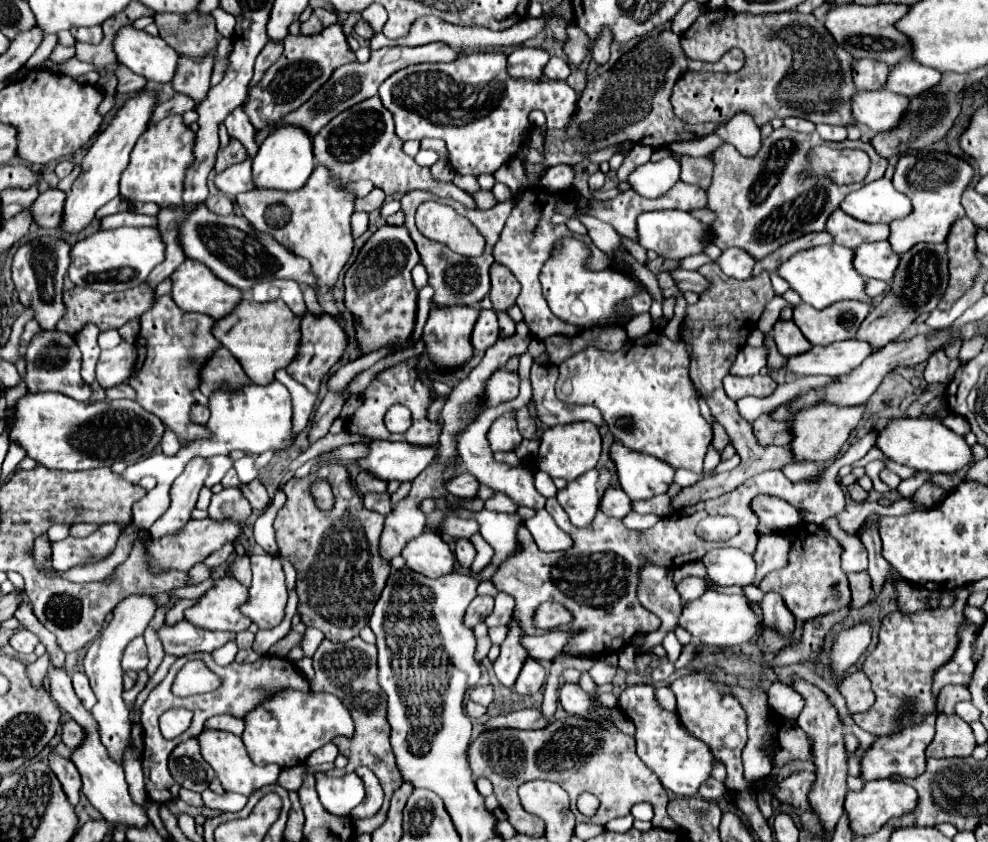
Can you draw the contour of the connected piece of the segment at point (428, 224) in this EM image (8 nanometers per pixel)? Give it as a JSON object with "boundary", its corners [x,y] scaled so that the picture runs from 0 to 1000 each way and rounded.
{"boundary":[[[429,240],[421,251],[421,268],[432,283],[451,290],[457,298],[466,299],[466,302],[474,302],[474,283],[472,279],[484,279],[484,273],[466,257],[459,247],[443,240]]]}

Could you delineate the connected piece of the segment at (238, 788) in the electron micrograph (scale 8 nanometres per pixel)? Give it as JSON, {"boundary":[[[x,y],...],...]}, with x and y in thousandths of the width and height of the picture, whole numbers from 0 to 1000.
{"boundary":[[[206,865],[200,872],[200,881],[202,881],[204,900],[217,912],[221,926],[225,929],[227,938],[231,938],[231,941],[241,941],[241,943],[253,945],[259,936],[265,936],[269,931],[277,931],[281,926],[283,910],[281,907],[271,907],[271,910],[255,907],[255,903],[251,898],[243,874],[237,874],[233,869],[225,869],[225,867],[211,867],[211,865]]]}

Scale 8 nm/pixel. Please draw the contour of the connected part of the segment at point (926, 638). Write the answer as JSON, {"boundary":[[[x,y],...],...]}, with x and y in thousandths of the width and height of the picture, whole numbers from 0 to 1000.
{"boundary":[[[970,698],[966,717],[947,724],[929,724],[925,729],[903,727],[893,736],[889,753],[889,767],[877,779],[872,791],[874,800],[883,810],[887,834],[881,843],[862,848],[864,857],[881,872],[905,869],[911,860],[925,860],[935,850],[935,846],[945,843],[945,831],[941,824],[943,798],[951,789],[960,786],[968,770],[968,746],[976,734],[976,720],[980,713],[980,698]]]}

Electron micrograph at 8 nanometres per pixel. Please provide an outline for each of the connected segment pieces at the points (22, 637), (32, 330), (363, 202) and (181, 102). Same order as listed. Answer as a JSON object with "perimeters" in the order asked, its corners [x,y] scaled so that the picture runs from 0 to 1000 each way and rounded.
{"perimeters":[[[[22,748],[22,751],[18,751],[18,753],[14,753],[14,755],[10,758],[10,767],[12,767],[16,774],[20,774],[20,777],[32,777],[32,774],[34,774],[34,767],[36,767],[38,762],[40,762],[38,755],[32,753],[30,748]]],[[[32,380],[32,382],[28,382],[26,387],[24,387],[24,397],[22,397],[22,409],[20,409],[20,420],[24,423],[24,416],[22,413],[26,413],[28,411],[28,404],[36,397],[40,392],[40,385],[36,382],[36,380]]],[[[379,223],[372,233],[360,235],[358,249],[360,249],[360,252],[379,252],[379,249],[385,249],[385,247],[387,247],[389,238],[391,238],[391,230],[385,228],[383,223]]],[[[176,112],[172,119],[158,126],[154,143],[158,145],[170,135],[186,135],[190,131],[196,131],[196,119],[192,114],[186,114],[186,112]]]]}

